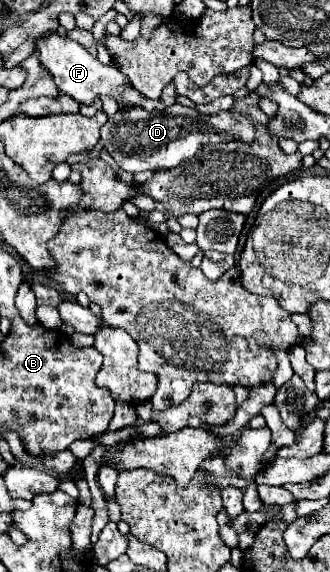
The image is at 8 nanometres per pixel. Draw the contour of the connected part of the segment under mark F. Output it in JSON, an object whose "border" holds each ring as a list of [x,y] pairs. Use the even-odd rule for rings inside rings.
{"border":[[[55,30],[49,32],[45,38],[37,40],[37,50],[43,68],[47,68],[55,76],[55,84],[63,94],[69,94],[81,104],[93,104],[95,98],[111,96],[117,100],[119,106],[139,106],[145,96],[129,84],[125,74],[121,74],[115,66],[101,64],[97,58],[93,58],[81,44],[69,40],[67,36],[59,36]]]}

